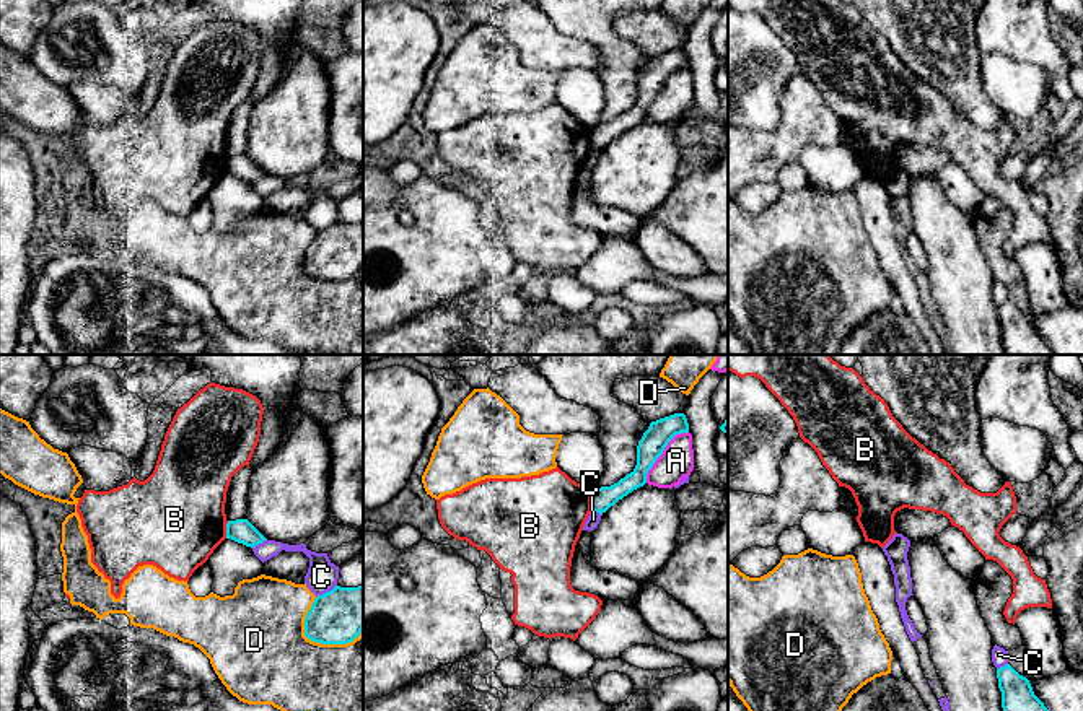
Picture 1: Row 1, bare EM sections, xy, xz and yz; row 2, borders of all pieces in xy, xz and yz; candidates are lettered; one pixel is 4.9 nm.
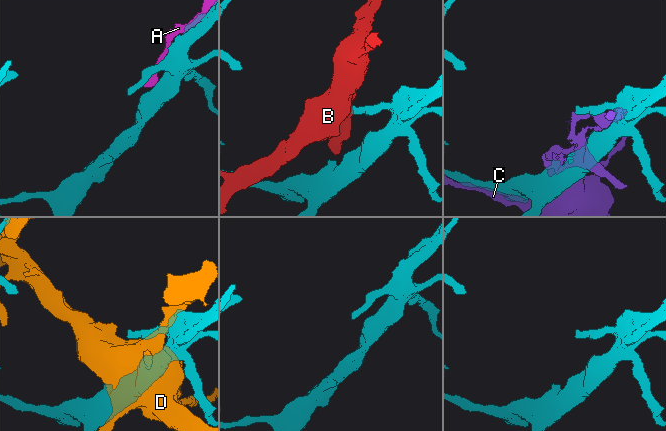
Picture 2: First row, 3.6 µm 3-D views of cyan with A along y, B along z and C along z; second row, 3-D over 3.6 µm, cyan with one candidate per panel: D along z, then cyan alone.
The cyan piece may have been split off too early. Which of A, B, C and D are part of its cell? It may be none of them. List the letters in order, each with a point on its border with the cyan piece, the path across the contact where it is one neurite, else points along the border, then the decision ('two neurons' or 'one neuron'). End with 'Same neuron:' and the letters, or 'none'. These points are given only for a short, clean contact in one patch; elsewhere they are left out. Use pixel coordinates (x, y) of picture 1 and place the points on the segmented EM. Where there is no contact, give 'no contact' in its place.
A: contact xz (662, 453); two neurons
B: contact xy (227, 529); two neurons
C: contact xy (326, 593); two neurons
D: contact xy (326, 643); two neurons
Same neuron: none

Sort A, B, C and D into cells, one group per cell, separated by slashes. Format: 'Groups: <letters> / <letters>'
Groups: A / B / C / D

